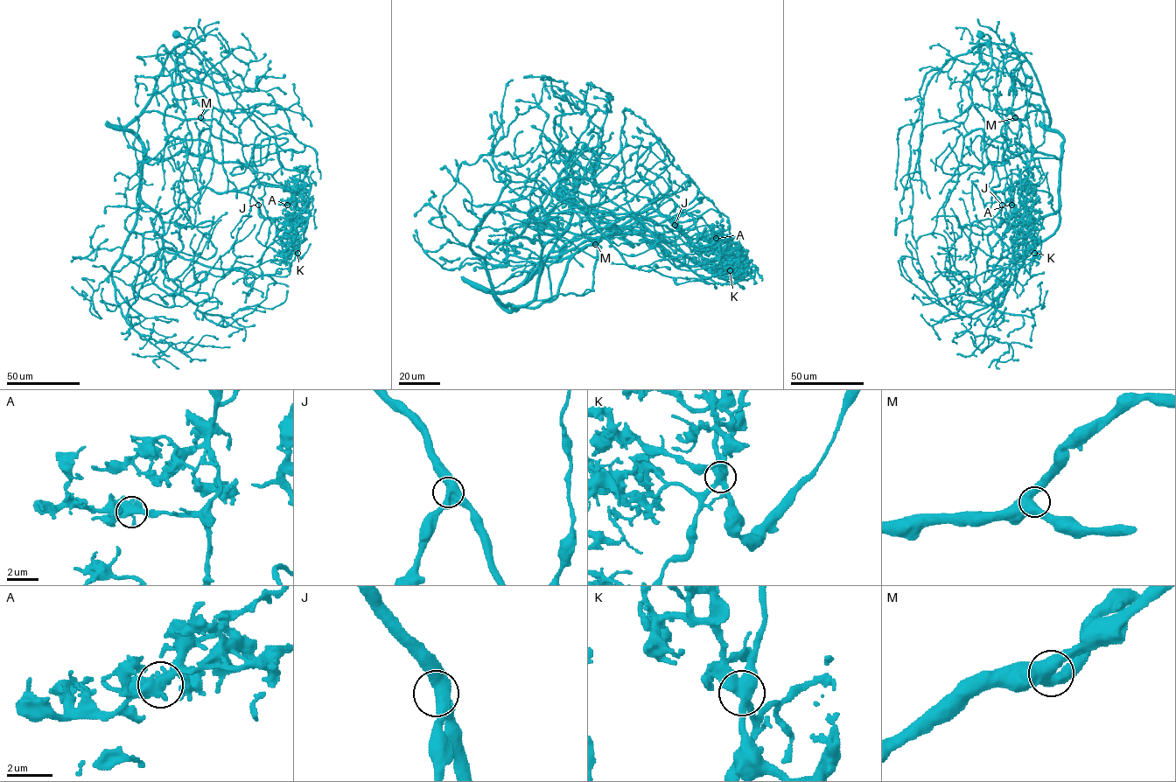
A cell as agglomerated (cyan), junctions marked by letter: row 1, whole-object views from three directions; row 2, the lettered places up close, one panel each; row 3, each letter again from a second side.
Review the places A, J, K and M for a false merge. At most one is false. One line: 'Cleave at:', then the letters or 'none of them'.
Cleave at: K

